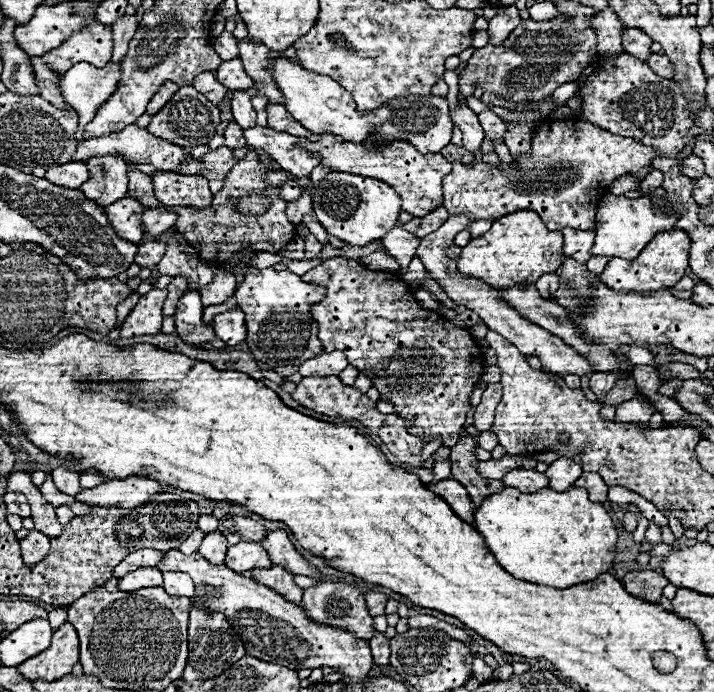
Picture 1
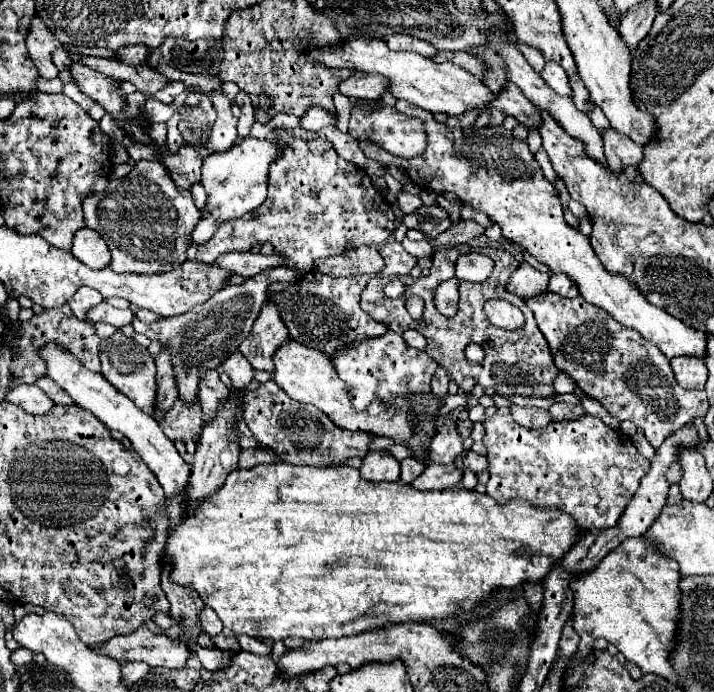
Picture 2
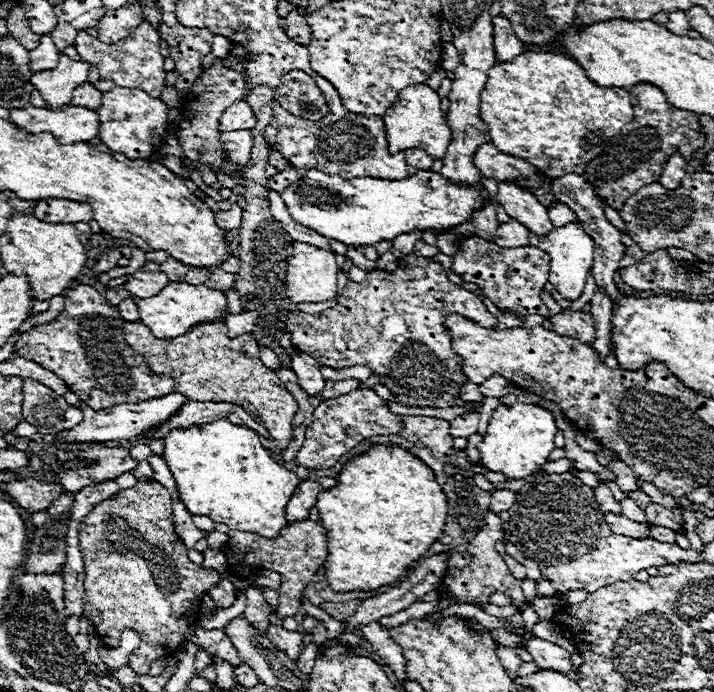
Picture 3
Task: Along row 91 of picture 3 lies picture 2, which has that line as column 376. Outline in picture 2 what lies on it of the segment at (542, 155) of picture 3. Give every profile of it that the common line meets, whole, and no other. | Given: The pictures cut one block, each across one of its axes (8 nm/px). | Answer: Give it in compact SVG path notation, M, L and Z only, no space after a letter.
M286 462L262 464L250 470L234 470L228 474L226 482L214 496L206 496L204 500L190 504L186 498L186 490L176 492L174 496L164 500L164 512L168 514L170 526L166 536L166 546L162 554L164 566L170 568L170 580L180 586L190 586L198 592L200 600L210 606L224 628L230 628L234 634L246 634L252 638L272 638L284 640L290 636L298 636L304 640L324 640L324 638L342 638L360 634L370 628L398 624L408 620L444 620L450 614L458 614L462 608L474 608L476 602L486 598L494 588L514 588L520 582L540 582L574 542L578 542L574 520L560 510L542 510L532 508L528 502L510 500L506 504L498 504L488 494L480 494L476 490L428 490L420 492L412 486L398 482L368 482L360 476L356 468L346 464L332 468L308 468L308 466L292 466Z

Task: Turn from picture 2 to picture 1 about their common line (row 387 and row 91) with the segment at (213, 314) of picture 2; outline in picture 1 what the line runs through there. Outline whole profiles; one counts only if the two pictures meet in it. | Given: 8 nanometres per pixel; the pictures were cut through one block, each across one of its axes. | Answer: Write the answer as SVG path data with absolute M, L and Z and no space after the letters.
M182 86L168 102L166 106L152 116L152 122L148 124L148 130L156 134L158 138L168 138L170 142L180 142L182 146L194 148L194 146L206 146L208 140L216 134L216 126L220 122L218 106L212 102L206 102L204 94L196 92L192 86Z

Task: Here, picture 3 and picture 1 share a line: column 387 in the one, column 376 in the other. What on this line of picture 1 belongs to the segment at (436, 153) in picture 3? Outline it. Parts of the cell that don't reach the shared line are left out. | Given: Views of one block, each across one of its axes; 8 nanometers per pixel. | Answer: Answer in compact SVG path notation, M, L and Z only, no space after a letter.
M280 56L272 62L272 76L284 96L286 110L314 134L332 132L348 138L350 142L364 142L368 134L376 134L376 138L384 142L390 142L392 138L404 138L406 142L412 142L422 154L440 152L444 146L450 144L454 122L450 120L446 98L438 98L432 94L408 96L408 100L402 98L400 102L392 102L392 108L384 106L380 110L374 110L372 114L360 114L356 110L356 104L352 102L352 96L338 82L332 82L332 78L322 74L312 74L286 56Z

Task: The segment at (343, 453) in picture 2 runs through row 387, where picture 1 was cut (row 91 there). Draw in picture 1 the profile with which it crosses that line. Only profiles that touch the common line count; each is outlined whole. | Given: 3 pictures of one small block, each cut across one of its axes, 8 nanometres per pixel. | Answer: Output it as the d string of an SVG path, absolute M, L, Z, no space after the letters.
M252 38L240 40L240 60L244 62L244 70L252 74L252 80L258 82L258 94L266 96L268 102L282 104L282 94L276 90L276 82L272 82L272 58L268 58L268 48Z

